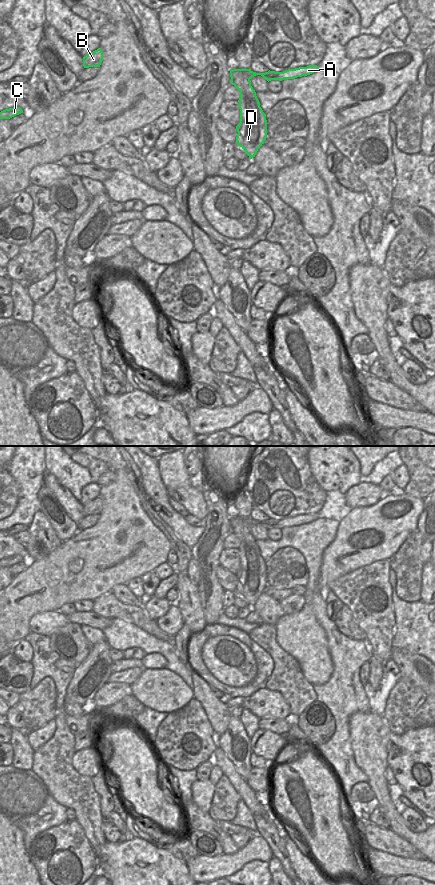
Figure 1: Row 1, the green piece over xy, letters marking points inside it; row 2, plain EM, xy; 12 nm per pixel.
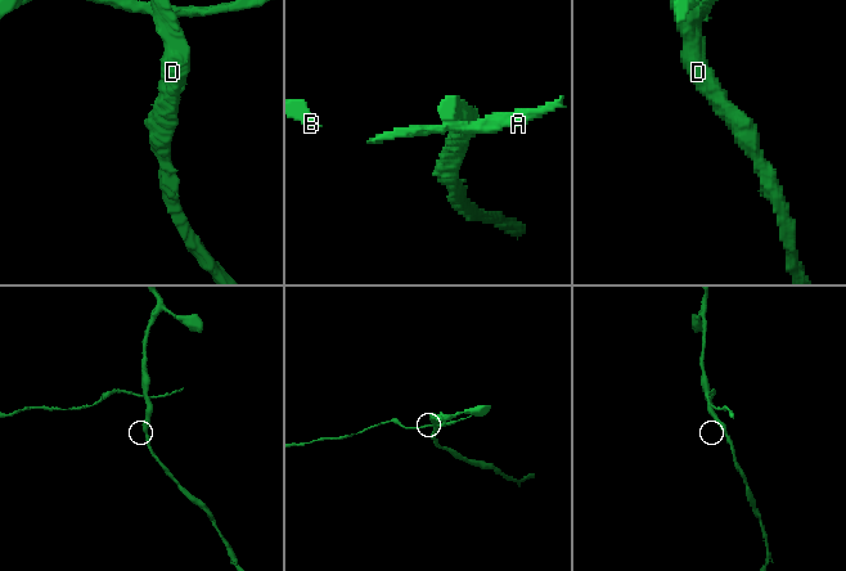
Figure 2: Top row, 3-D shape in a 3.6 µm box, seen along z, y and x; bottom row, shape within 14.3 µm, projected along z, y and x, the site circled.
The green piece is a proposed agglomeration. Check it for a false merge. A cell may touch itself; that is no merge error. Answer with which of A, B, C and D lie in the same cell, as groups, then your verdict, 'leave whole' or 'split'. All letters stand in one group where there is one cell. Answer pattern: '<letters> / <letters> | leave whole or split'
A B C / D | split

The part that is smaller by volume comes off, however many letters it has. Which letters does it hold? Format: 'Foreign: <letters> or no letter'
Foreign: A, B, C

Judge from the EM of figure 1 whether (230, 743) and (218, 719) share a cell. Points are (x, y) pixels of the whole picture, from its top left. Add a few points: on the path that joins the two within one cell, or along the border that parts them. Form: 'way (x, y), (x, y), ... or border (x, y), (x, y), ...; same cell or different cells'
border (231, 715), (227, 728), (216, 738); different cells

